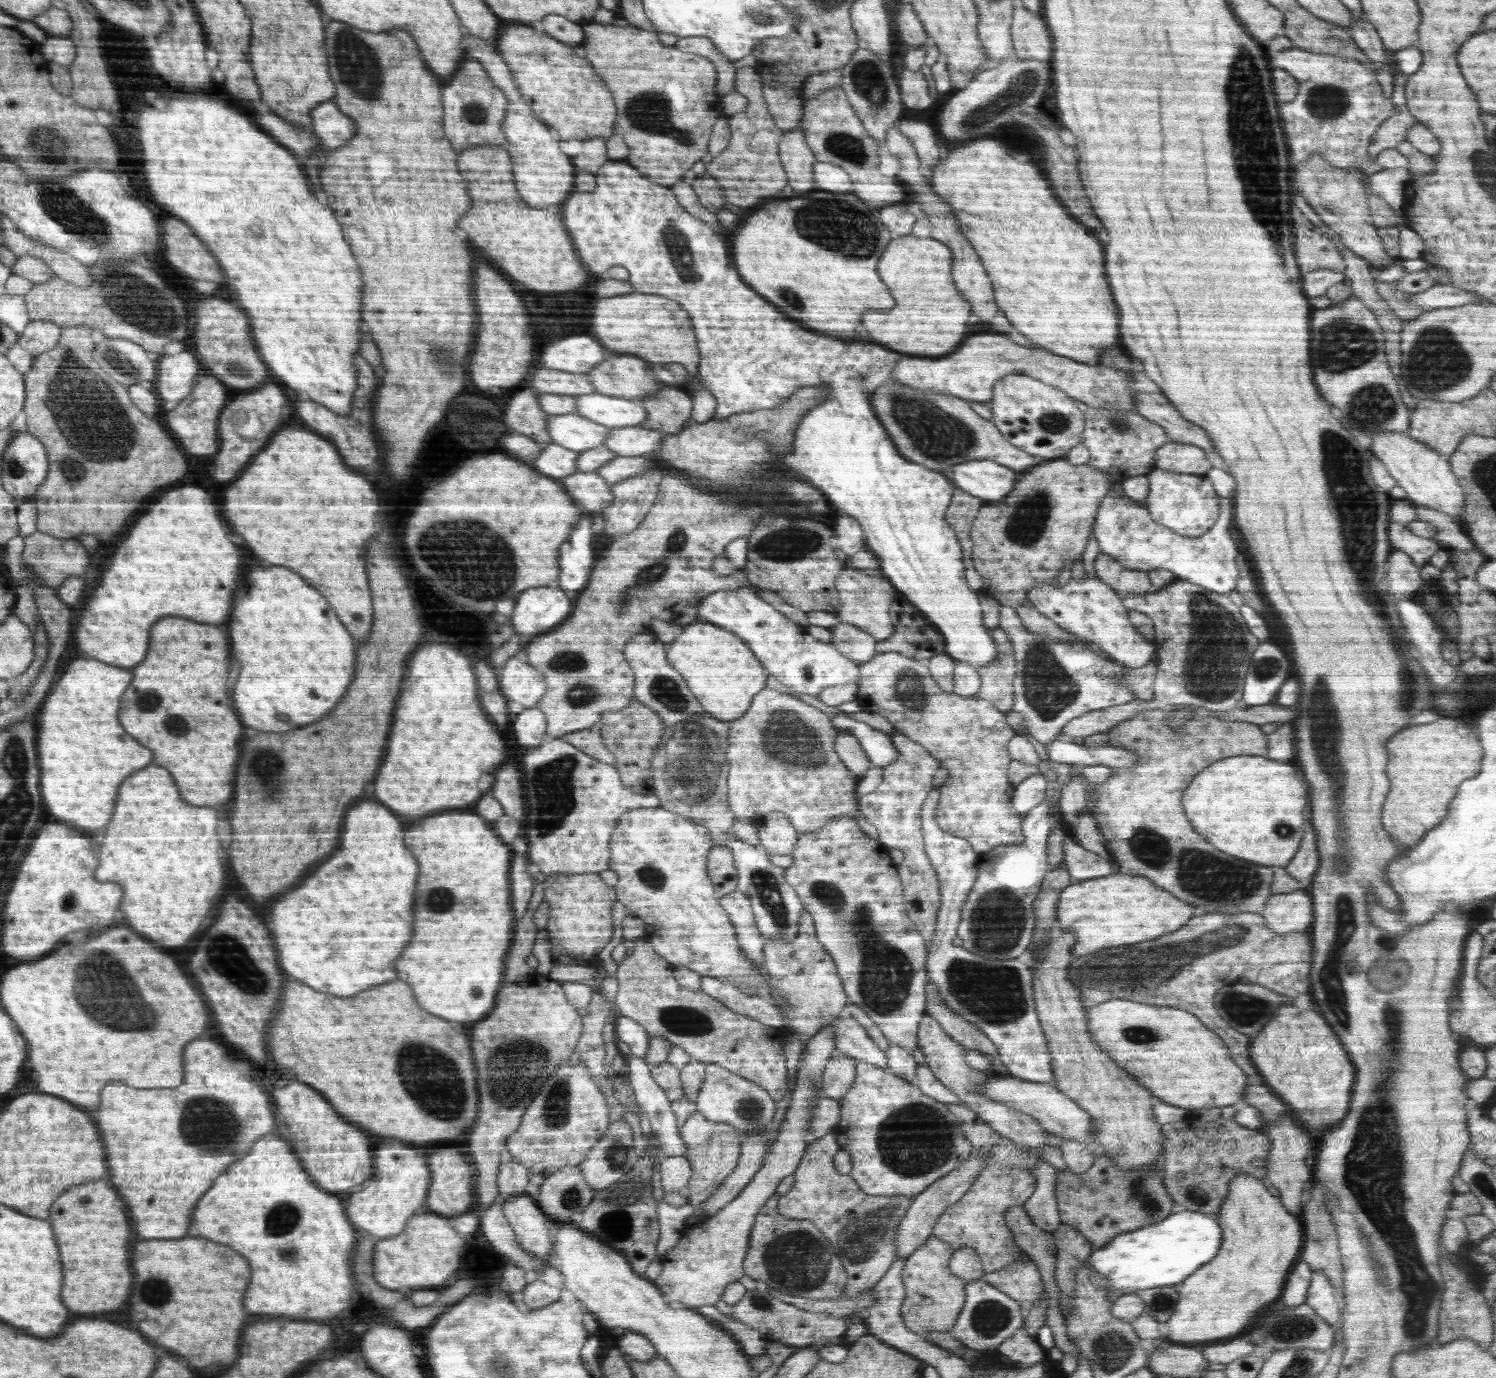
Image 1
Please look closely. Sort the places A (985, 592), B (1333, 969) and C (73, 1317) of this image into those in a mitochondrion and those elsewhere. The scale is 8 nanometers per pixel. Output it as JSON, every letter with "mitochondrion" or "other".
{"A":"other","B":"mitochondrion","C":"other"}

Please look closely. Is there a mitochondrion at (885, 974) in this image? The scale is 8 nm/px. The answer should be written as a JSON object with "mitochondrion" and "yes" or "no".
{"mitochondrion":"yes"}

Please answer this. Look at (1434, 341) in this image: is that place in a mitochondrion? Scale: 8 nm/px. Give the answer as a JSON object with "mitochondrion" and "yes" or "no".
{"mitochondrion":"yes"}

